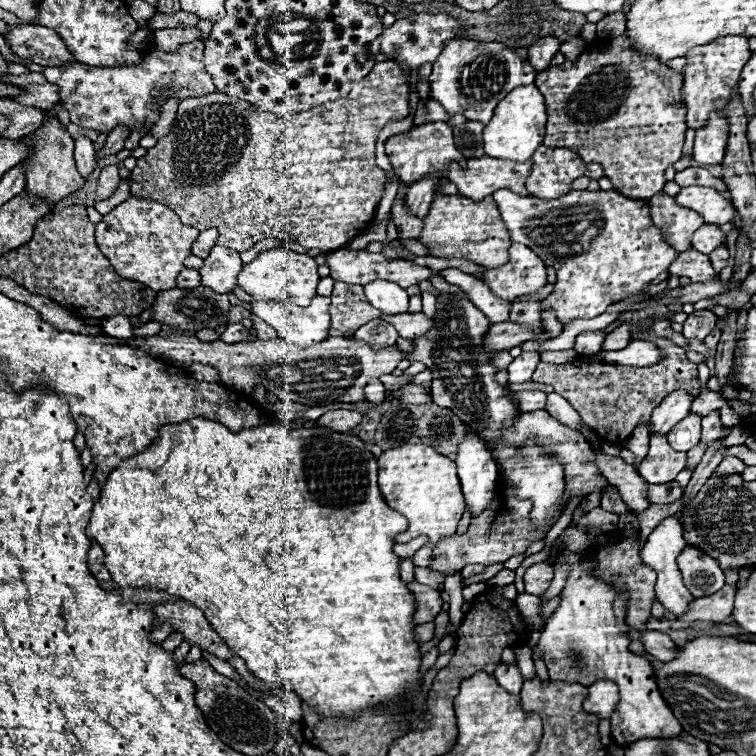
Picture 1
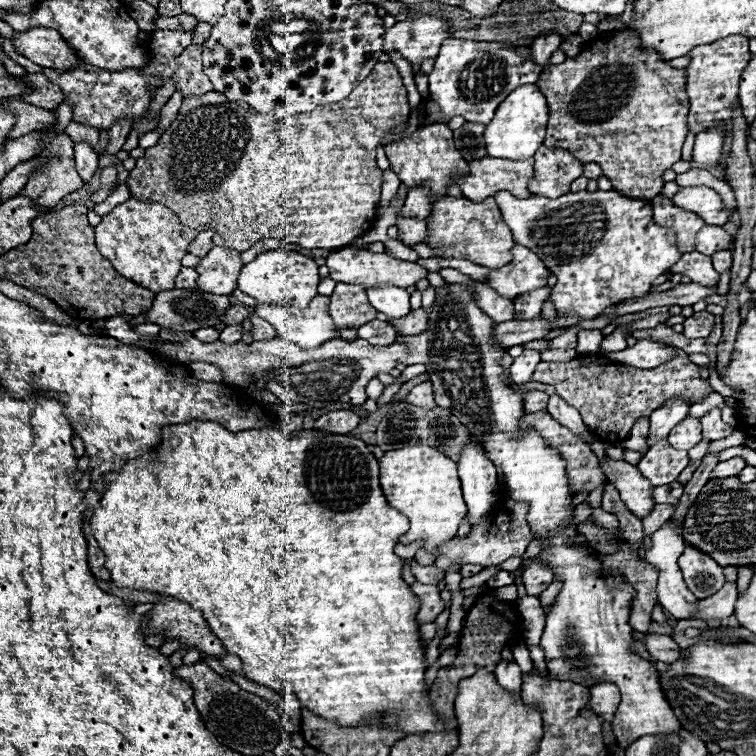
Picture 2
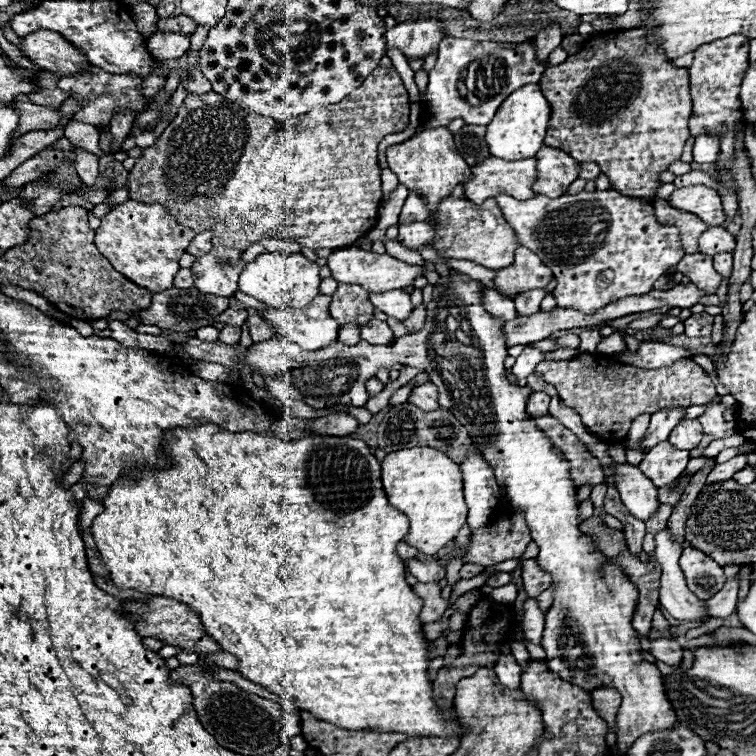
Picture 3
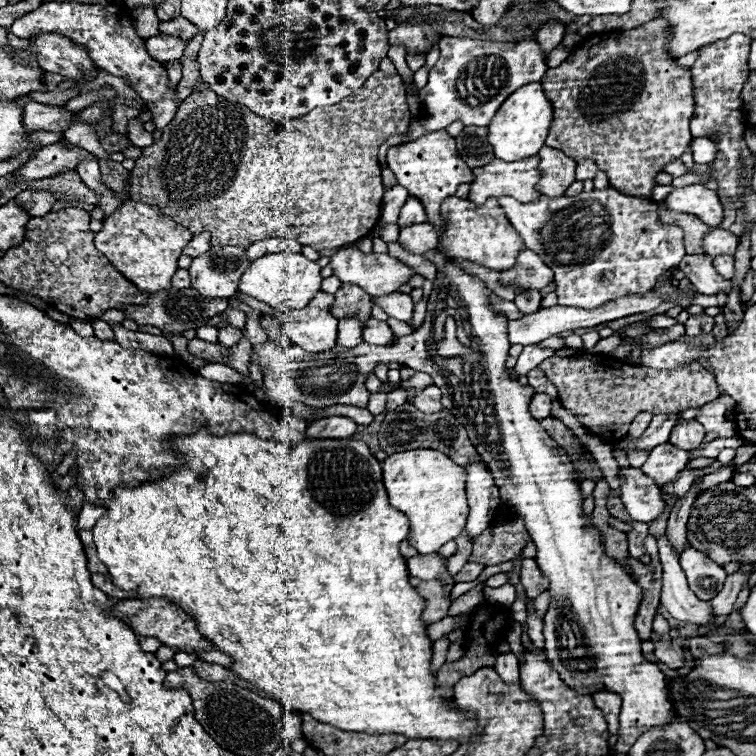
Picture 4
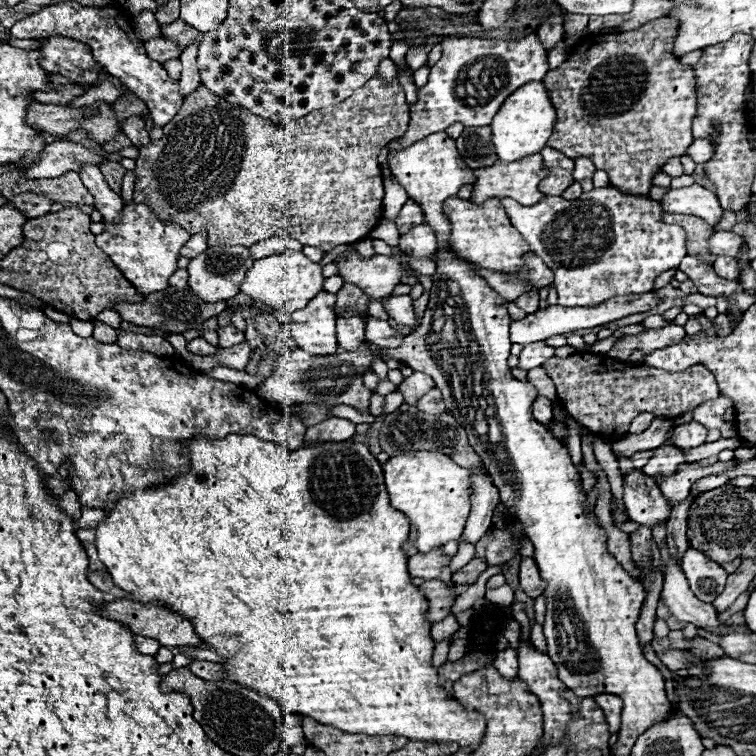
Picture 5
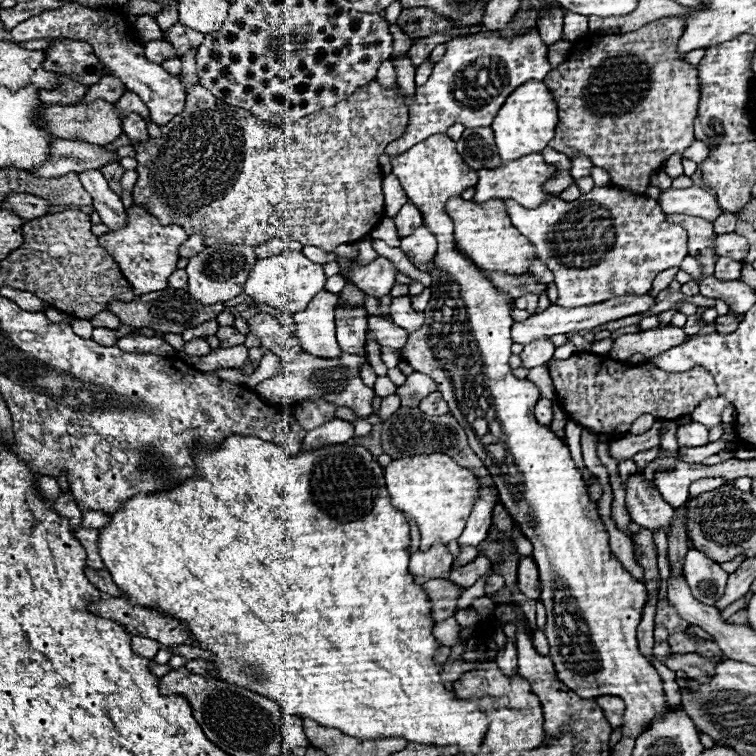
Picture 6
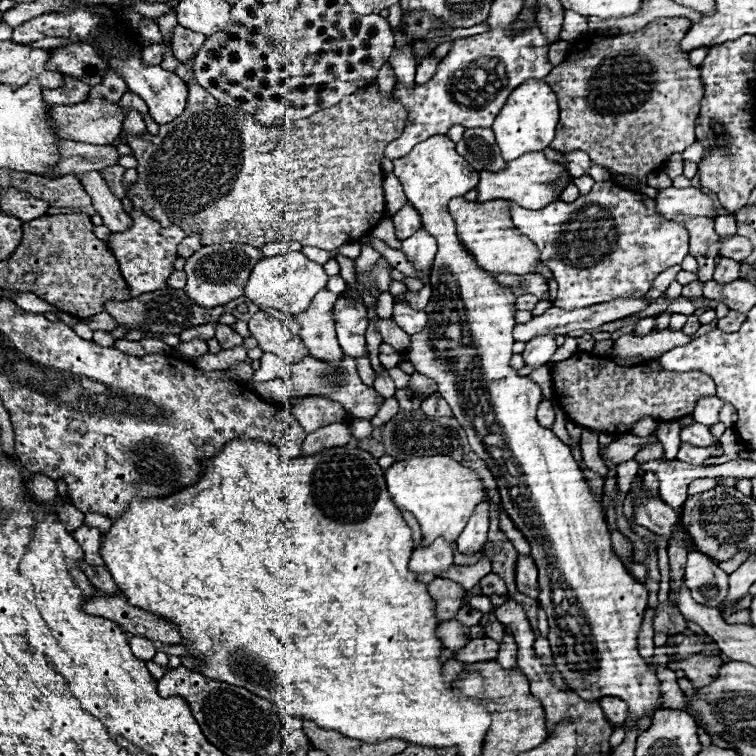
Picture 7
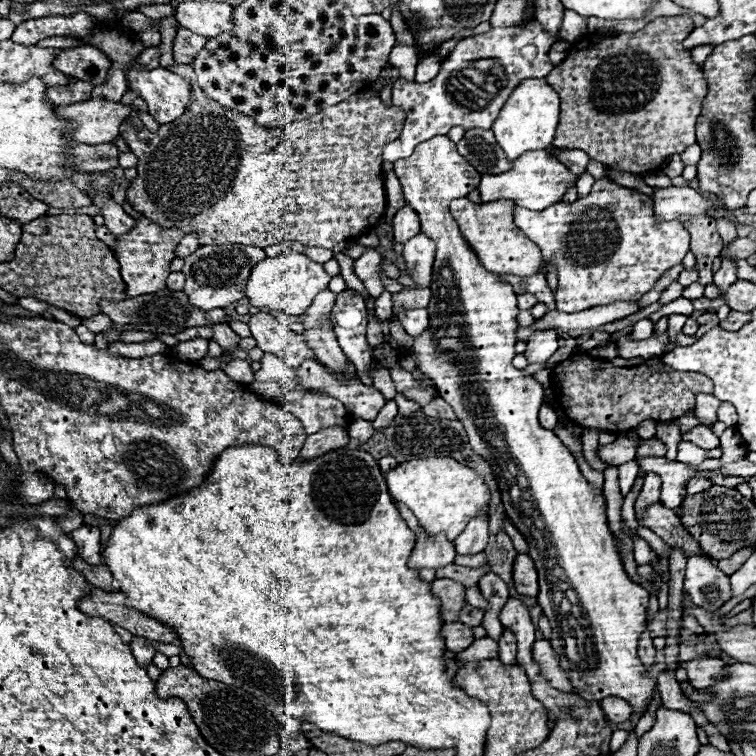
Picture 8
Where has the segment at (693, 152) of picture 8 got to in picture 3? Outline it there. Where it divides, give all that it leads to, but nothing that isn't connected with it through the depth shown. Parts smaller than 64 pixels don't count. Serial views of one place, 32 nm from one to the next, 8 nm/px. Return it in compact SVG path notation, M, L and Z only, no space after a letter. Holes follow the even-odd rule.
M700 134L694 142L694 162L698 164L714 164L720 154L720 136L716 134Z

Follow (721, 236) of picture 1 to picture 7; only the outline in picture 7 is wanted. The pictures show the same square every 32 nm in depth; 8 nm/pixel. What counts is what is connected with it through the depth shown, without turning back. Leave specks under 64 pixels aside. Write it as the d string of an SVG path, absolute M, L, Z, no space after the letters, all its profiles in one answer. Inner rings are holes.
M734 234L728 238L720 238L720 250L718 250L720 256L728 256L736 262L742 262L750 252L752 252L752 242L744 236Z

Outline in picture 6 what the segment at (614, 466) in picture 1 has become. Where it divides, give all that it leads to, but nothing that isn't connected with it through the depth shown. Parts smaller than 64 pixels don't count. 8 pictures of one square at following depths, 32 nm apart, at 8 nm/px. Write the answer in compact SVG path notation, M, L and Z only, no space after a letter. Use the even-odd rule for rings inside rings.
M636 472L626 482L626 508L630 518L644 528L650 530L666 530L672 522L674 508L660 496L658 488L652 486L644 478L644 474Z

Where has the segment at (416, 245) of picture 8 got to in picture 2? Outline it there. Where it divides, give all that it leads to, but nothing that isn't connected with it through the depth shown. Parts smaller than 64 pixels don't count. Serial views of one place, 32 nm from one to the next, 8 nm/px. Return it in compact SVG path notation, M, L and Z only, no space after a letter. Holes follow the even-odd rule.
M400 210L396 214L396 226L398 226L398 240L402 240L404 244L422 242L426 236L426 222L416 218L406 218L402 216Z

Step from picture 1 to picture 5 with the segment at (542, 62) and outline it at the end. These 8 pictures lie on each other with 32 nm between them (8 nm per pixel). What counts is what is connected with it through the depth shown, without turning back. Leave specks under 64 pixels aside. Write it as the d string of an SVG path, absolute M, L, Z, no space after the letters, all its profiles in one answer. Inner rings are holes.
M550 16L546 18L540 28L538 28L538 38L544 44L546 50L552 50L558 42L564 40L564 26L562 26L562 18L560 16Z

